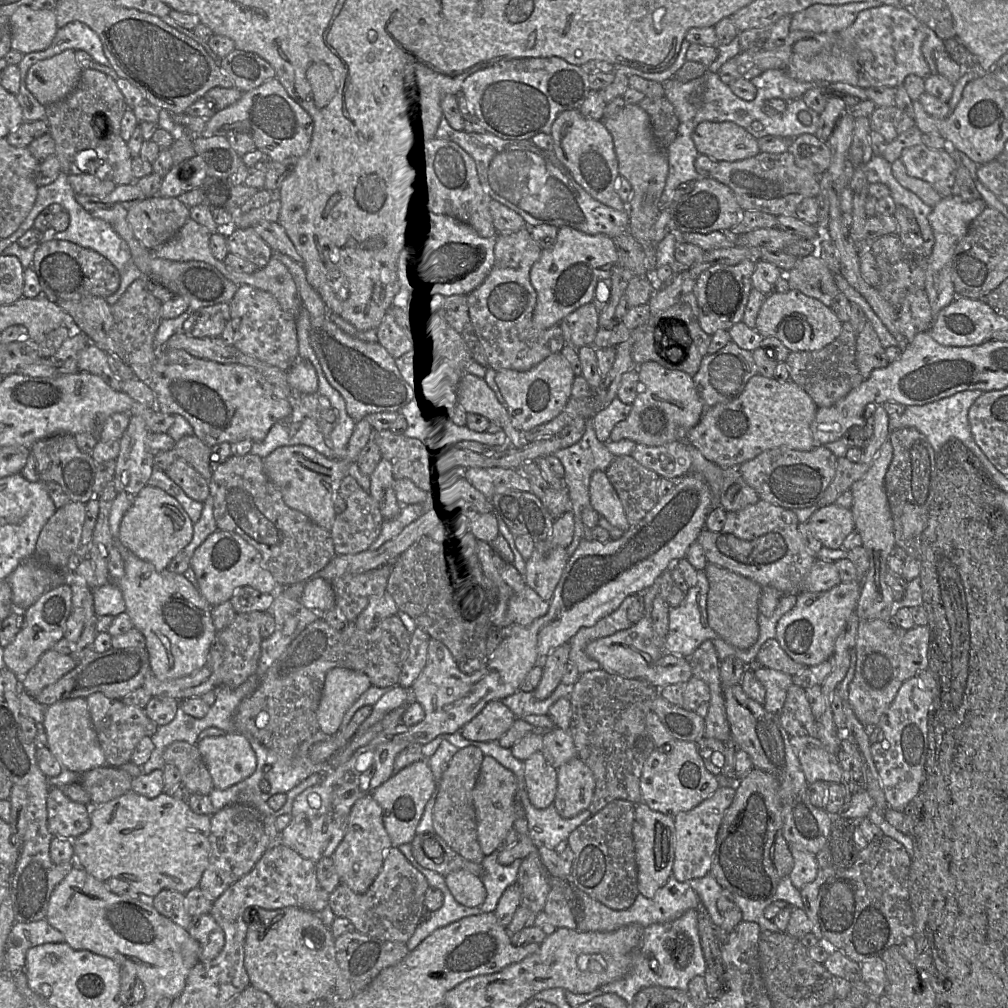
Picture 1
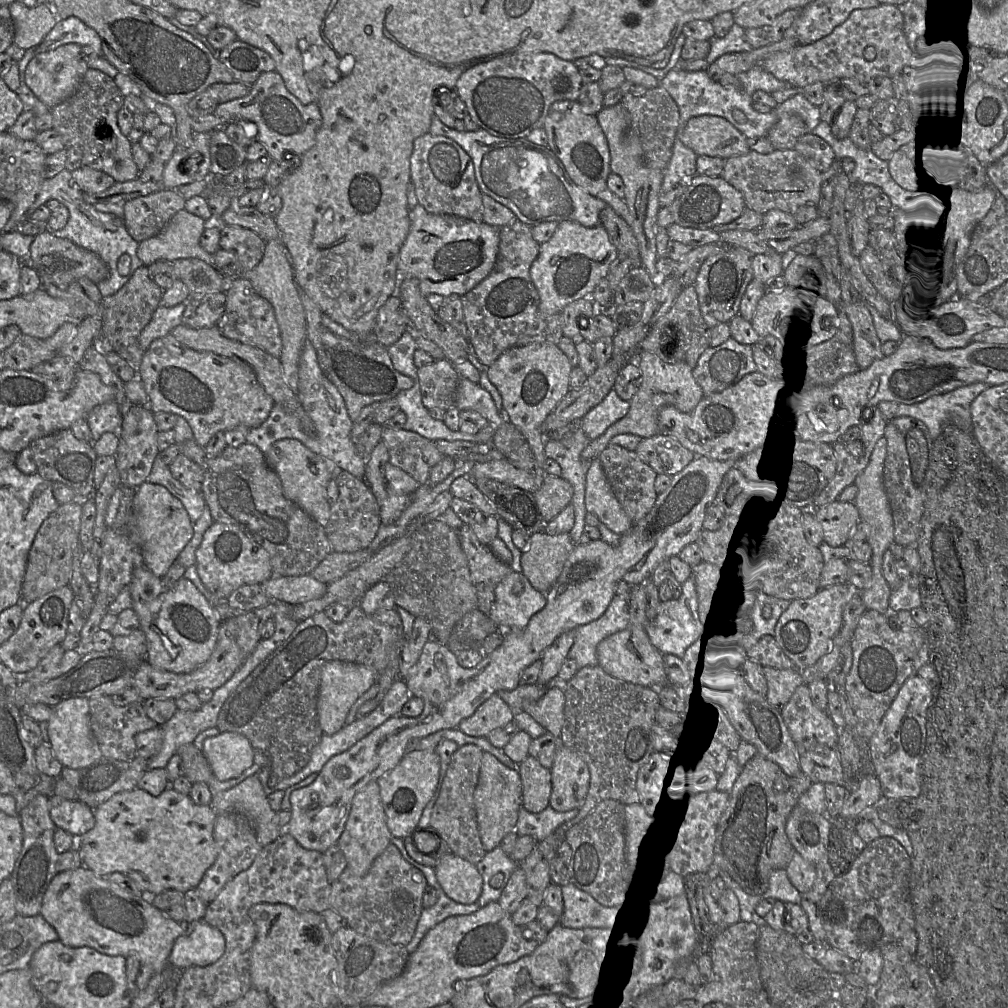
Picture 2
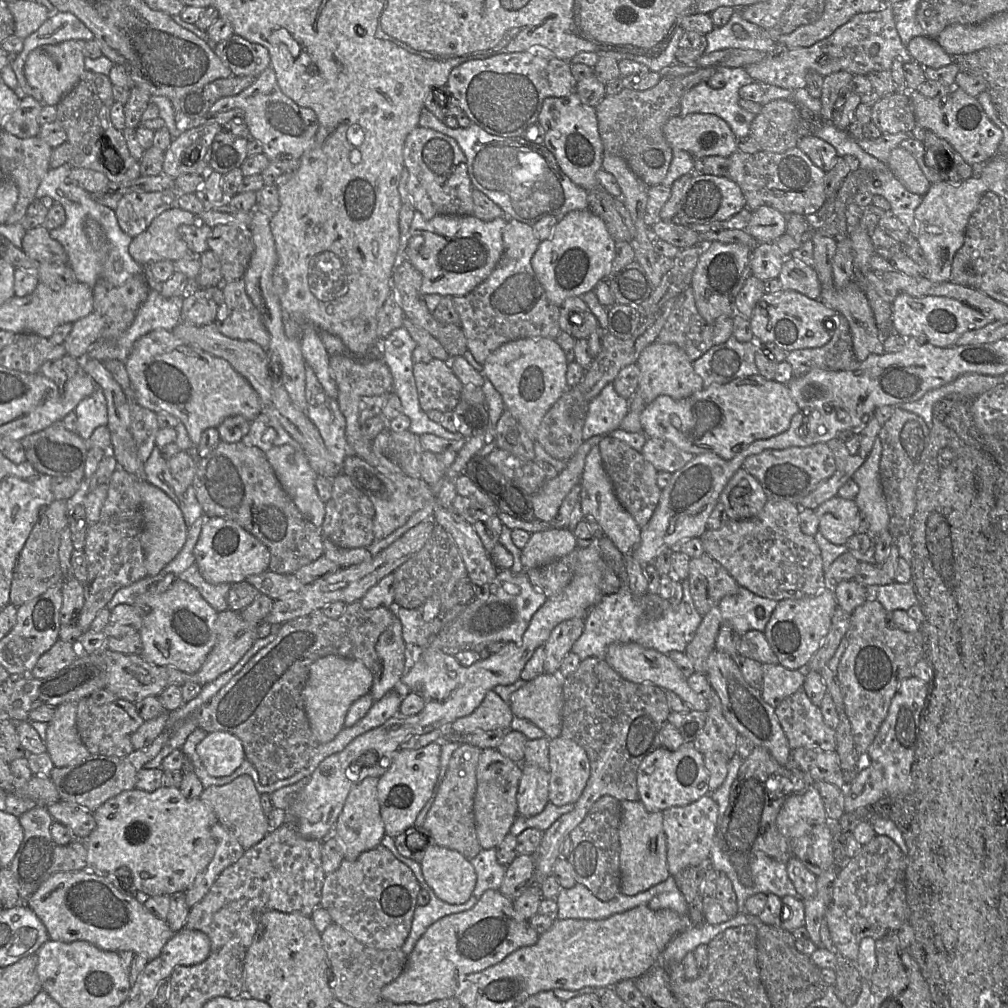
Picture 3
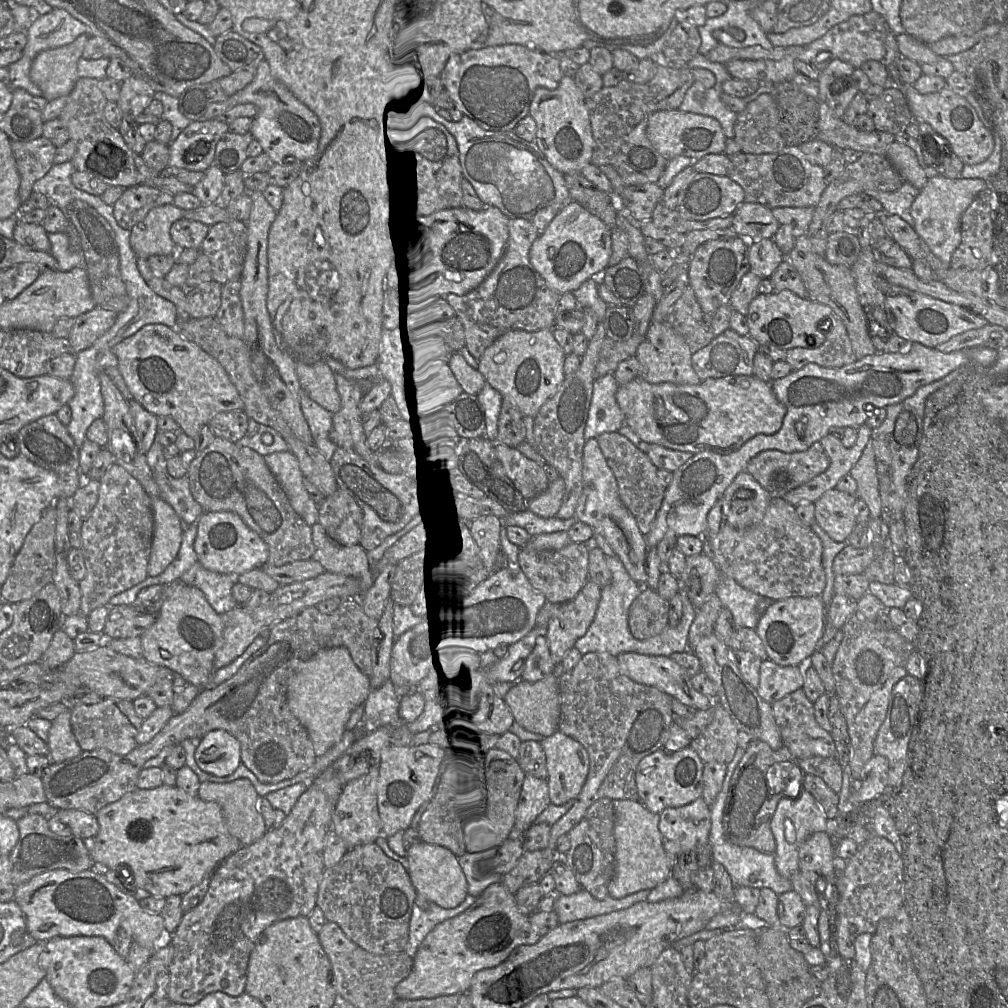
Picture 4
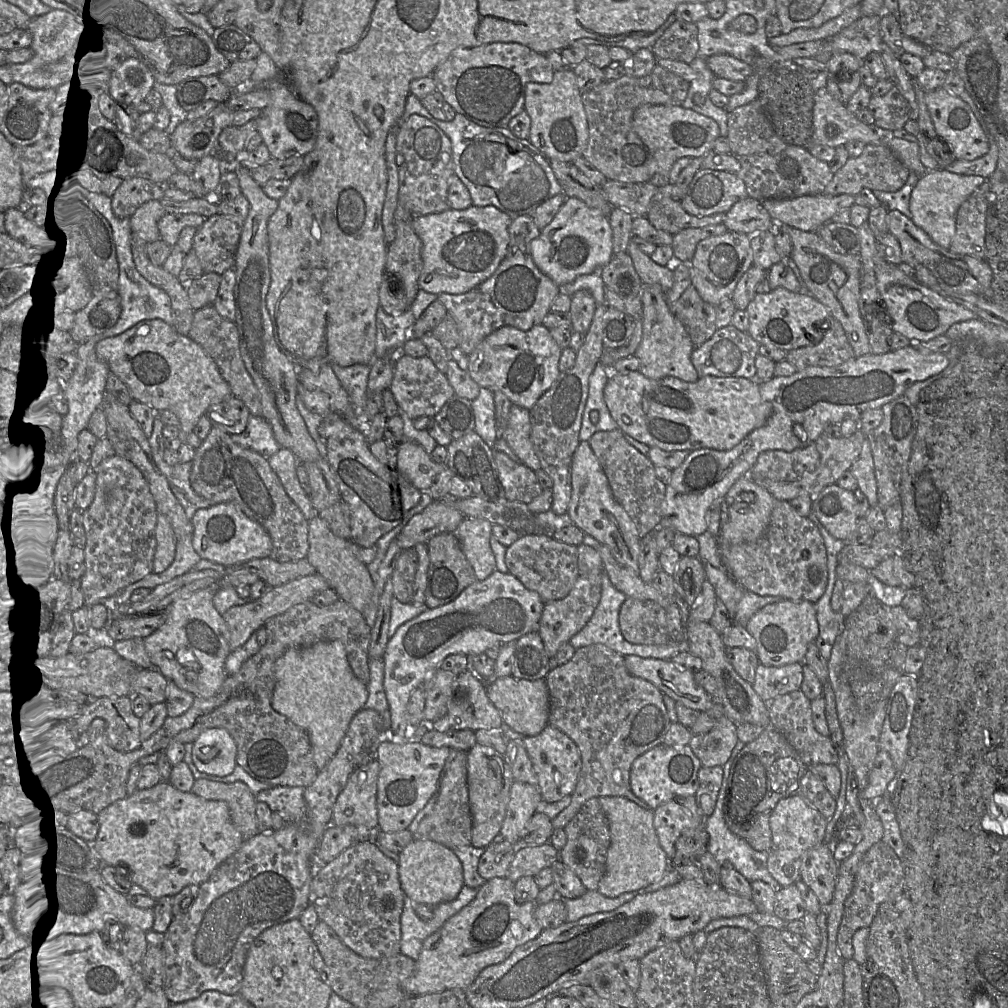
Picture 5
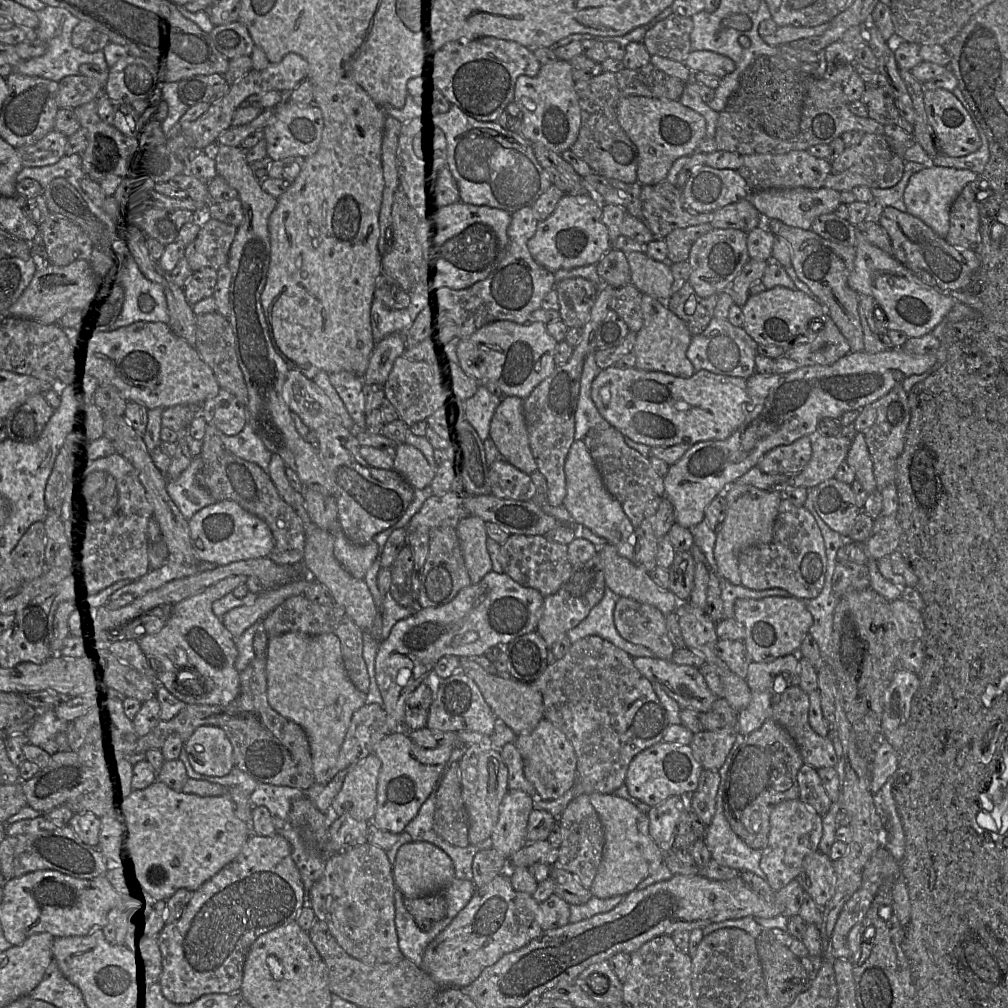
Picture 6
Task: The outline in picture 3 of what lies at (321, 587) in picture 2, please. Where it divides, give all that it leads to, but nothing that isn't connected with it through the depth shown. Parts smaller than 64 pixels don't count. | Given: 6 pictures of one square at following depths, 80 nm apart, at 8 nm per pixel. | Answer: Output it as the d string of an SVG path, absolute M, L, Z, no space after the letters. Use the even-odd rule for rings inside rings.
M271 571L250 575L245 581L273 600L279 599L289 592L297 592L304 585L294 574L281 575Z

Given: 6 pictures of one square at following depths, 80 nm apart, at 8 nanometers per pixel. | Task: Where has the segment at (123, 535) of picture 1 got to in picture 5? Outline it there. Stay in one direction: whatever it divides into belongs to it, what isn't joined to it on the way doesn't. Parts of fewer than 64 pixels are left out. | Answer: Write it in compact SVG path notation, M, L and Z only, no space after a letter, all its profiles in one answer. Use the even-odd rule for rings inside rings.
M157 514L155 527L156 547L153 559L153 573L165 571L173 562L177 538L166 516Z

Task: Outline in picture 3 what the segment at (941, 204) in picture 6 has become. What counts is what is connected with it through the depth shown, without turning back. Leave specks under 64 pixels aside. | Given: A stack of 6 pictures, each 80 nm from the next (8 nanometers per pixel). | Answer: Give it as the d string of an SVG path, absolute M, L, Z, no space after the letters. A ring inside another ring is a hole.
M972 176L959 184L946 180L931 184L923 196L914 214L918 225L917 241L928 264L925 276L932 282L950 281L953 258L964 243L968 220L987 191L986 183L979 176Z

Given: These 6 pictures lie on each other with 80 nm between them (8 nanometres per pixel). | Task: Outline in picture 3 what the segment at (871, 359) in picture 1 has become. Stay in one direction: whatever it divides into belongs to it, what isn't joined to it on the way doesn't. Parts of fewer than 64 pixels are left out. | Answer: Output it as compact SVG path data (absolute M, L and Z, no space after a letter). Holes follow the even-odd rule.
M854 281L842 289L835 286L822 287L819 299L847 319L853 350L859 362L870 354L885 353L883 335L877 328L874 313L864 292Z

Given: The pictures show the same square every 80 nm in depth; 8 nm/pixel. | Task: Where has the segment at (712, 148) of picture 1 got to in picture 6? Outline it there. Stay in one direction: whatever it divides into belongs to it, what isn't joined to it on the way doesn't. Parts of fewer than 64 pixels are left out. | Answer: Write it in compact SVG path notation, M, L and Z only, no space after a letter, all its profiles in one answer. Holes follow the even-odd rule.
M628 96L618 103L617 119L637 147L637 182L641 185L655 185L665 180L672 164L680 157L695 153L706 135L705 118L678 100Z

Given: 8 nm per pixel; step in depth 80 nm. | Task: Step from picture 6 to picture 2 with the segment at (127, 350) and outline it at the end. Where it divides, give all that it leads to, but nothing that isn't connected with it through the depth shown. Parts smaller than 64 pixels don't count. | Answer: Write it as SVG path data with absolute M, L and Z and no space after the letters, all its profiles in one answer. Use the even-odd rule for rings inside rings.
M170 333L152 341L145 350L137 372L149 398L149 409L153 412L167 412L182 416L190 425L194 440L205 447L217 432L225 432L238 426L256 428L269 416L275 402L259 383L253 370L229 358L212 352L188 348Z

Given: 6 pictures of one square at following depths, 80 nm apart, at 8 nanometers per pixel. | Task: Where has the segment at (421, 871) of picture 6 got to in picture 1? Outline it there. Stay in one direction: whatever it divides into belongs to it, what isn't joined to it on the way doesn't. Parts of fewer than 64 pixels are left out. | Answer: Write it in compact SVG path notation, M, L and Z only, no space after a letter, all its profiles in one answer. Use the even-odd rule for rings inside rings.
M457 870L444 878L448 889L458 903L467 907L480 907L485 901L487 891L479 876Z

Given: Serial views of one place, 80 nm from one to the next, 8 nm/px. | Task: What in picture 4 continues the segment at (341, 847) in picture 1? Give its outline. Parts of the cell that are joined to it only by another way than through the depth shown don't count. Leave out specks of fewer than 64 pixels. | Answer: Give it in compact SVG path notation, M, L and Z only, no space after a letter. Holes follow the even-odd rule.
M371 766L364 775L350 780L342 789L335 804L332 828L348 848L367 843L375 843L382 834L382 822L377 807L377 780L379 766Z

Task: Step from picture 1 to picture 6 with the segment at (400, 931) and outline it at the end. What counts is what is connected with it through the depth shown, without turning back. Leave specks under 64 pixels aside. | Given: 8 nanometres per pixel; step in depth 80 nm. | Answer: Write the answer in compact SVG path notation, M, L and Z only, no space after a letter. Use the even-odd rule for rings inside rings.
M364 843L327 856L322 875L307 893L307 904L312 908L316 918L327 924L339 946L351 957L364 964L398 962L404 956L398 946L395 926L395 891L393 865L386 851L377 845Z

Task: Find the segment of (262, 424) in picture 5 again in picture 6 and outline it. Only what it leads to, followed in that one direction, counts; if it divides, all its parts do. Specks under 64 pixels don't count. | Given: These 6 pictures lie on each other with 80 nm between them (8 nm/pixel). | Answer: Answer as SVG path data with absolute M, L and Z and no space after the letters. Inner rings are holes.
M248 422L239 434L233 436L223 434L222 442L224 447L234 455L256 463L268 472L272 452L265 447Z

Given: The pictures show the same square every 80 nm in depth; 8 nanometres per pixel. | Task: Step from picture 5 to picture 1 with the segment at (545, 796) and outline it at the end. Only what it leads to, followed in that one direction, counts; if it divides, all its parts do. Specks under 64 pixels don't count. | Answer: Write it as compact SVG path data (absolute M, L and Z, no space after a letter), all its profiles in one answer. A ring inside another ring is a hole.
M575 757L557 768L557 791L553 805L565 819L587 810L595 789L593 772Z

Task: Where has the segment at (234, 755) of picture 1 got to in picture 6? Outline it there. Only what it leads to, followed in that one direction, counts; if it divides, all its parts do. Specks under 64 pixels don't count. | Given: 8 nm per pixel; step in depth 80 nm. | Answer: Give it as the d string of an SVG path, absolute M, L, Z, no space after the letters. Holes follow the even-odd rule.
M213 725L199 726L185 742L193 769L207 776L225 776L234 767L233 746L225 731Z

